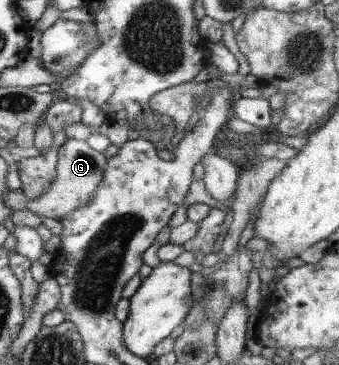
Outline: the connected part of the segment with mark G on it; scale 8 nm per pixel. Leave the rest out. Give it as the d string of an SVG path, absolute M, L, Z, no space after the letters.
M67 138L59 147L56 177L50 183L47 193L34 201L29 200L26 209L43 218L49 218L51 225L56 226L64 219L64 215L90 203L90 197L102 181L107 158L103 153L91 148L85 140Z

